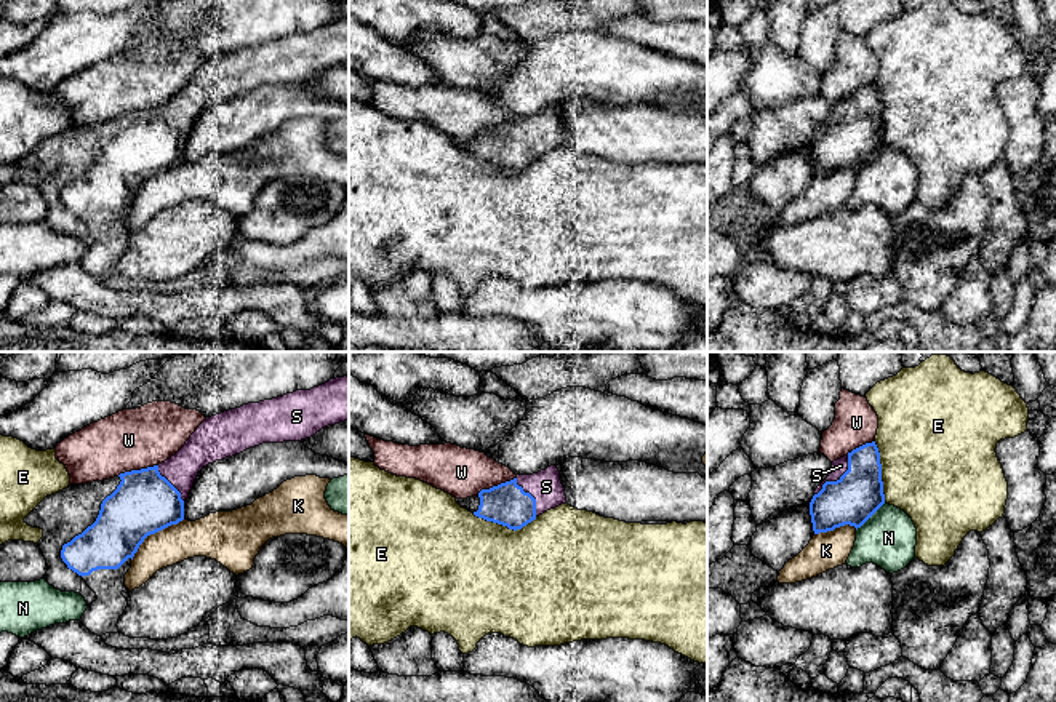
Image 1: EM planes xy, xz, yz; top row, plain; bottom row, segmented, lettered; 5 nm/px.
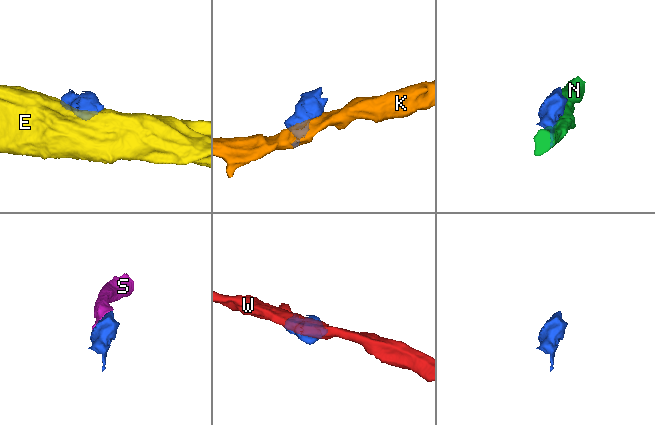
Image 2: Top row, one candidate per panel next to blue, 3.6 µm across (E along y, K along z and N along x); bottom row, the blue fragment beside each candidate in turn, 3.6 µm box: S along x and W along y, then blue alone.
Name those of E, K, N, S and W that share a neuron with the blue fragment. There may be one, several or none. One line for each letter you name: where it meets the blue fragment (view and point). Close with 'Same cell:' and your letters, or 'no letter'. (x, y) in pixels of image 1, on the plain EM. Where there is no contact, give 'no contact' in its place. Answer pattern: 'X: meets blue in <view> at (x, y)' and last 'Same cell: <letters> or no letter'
S: meets blue in yz at (837, 122)
Same cell: S

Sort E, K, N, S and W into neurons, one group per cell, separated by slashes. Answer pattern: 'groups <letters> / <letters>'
groups E / K / N / S / W

